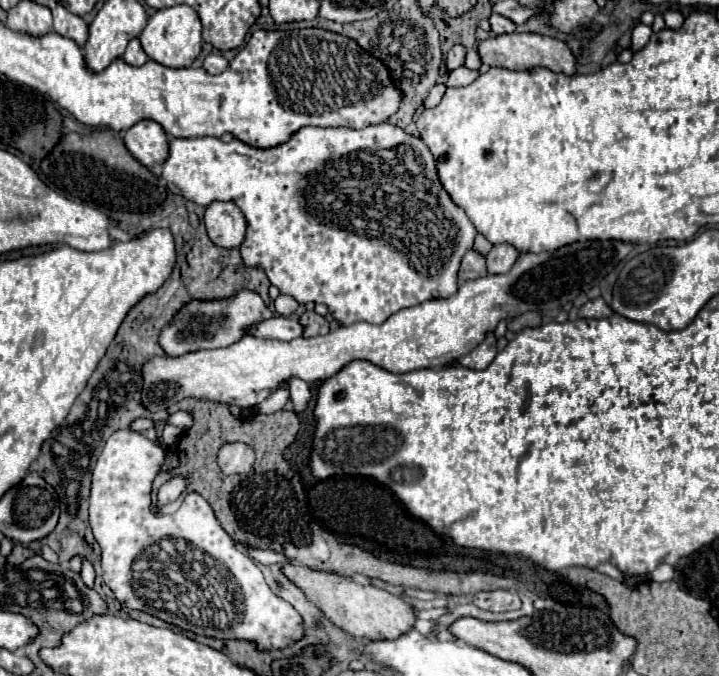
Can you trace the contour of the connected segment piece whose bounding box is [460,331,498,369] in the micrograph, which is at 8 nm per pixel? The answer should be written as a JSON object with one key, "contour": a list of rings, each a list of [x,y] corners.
{"contour":[[[490,331],[490,333],[486,333],[486,339],[478,347],[474,347],[468,355],[460,357],[460,363],[470,369],[486,369],[490,365],[490,361],[496,357],[496,353],[498,353],[496,351],[496,337]]]}

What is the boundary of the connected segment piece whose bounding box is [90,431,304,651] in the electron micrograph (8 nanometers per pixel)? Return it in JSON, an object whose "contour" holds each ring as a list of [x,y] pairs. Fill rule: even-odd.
{"contour":[[[116,431],[106,441],[102,455],[98,457],[98,463],[92,471],[90,527],[102,549],[104,583],[114,591],[116,599],[130,609],[144,611],[152,617],[158,617],[170,625],[176,625],[184,631],[192,631],[196,635],[214,637],[214,639],[252,641],[258,651],[277,650],[302,639],[304,637],[302,615],[288,601],[272,593],[272,589],[266,585],[262,577],[262,571],[246,553],[238,551],[236,543],[220,527],[210,505],[198,493],[186,495],[180,509],[172,515],[160,515],[150,507],[152,479],[156,471],[160,471],[162,463],[164,463],[164,451],[160,445],[134,431]],[[174,541],[184,541],[188,553],[184,555],[184,559],[176,557],[176,561],[168,561],[166,555],[168,551],[170,553],[174,551],[172,545]],[[134,557],[136,565],[142,567],[142,583],[136,581],[136,589],[142,585],[142,599],[136,597],[132,589]]]}

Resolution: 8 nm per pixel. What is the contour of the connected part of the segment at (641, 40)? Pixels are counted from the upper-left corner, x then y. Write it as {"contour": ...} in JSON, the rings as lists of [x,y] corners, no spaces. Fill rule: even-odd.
{"contour":[[[638,25],[638,27],[632,31],[632,51],[642,49],[642,47],[648,43],[650,35],[652,35],[652,29],[650,29],[648,25]]]}

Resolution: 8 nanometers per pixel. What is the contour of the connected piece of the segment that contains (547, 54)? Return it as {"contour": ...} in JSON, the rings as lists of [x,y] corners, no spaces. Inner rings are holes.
{"contour":[[[504,33],[490,39],[482,39],[478,41],[478,55],[482,63],[490,67],[504,67],[510,71],[524,71],[528,67],[548,67],[554,73],[576,73],[576,59],[572,51],[562,41],[538,33]]]}

